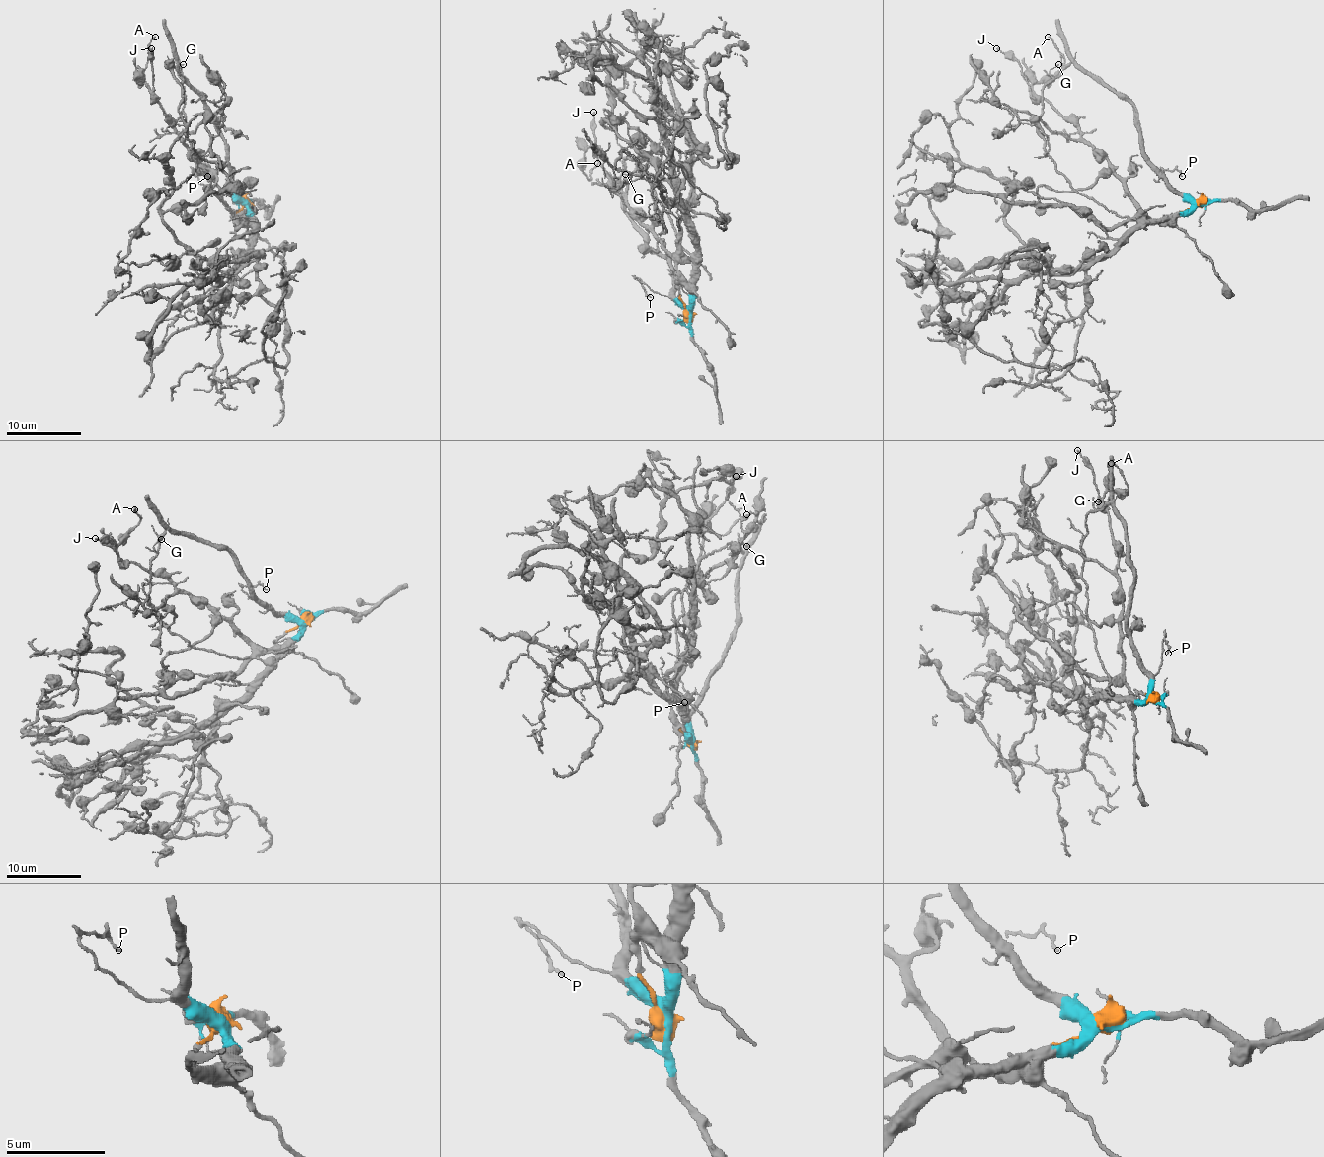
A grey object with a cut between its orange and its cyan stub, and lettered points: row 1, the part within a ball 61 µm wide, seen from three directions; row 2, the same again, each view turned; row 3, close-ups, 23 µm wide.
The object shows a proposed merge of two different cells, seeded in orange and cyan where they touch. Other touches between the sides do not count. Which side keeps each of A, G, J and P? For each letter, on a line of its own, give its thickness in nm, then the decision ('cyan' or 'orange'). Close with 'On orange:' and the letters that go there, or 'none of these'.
A: calibre 140 nm; orange
G: calibre 90 nm; cyan
J: calibre 140 nm; orange
P: calibre 150 nm; cyan
On orange: A, J

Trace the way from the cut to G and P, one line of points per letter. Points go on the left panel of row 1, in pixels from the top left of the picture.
G: (247, 203), (232, 192), (232, 166), (211, 112), (182, 78), (178, 63), (178, 74), (184, 65)
P: (247, 203), (213, 193), (193, 172), (202, 170), (207, 175)

